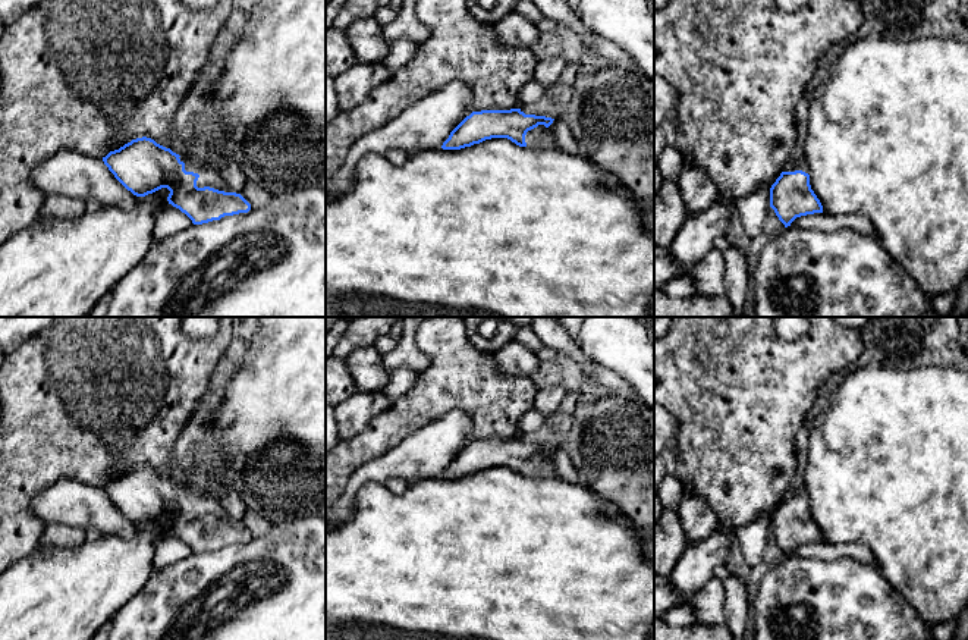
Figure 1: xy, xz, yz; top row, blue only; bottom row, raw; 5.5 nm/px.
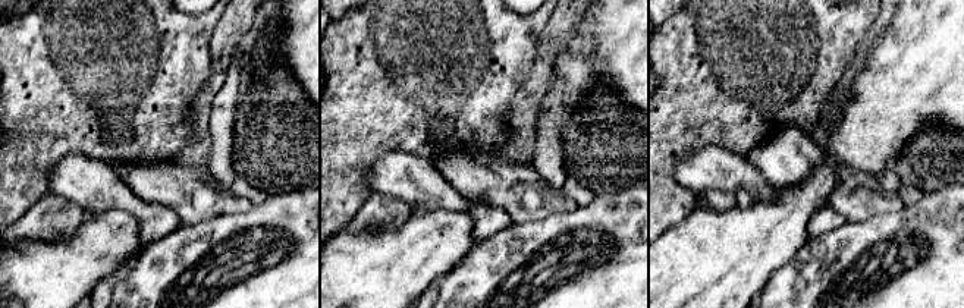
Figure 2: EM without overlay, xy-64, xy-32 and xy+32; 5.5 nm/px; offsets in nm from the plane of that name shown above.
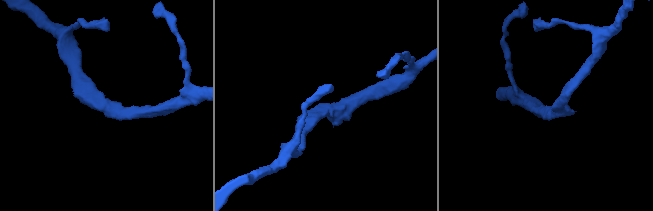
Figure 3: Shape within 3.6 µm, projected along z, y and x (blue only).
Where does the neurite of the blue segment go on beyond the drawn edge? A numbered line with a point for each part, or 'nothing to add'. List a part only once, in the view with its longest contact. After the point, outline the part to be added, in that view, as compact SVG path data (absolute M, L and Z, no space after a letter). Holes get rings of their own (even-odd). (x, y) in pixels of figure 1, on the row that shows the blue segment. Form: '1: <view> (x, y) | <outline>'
1: xy (208, 176) | M180 156L180 161L185 163L186 172L198 173L197 181L198 188L210 186L219 191L229 192L226 182L221 179L220 173L211 167L202 166L199 161Z

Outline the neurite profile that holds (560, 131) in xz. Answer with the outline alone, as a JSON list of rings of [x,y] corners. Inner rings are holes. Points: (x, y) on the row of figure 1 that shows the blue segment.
[[[563,117],[554,119],[547,129],[554,137],[557,148],[572,156],[582,154],[578,141],[573,138],[571,128]]]

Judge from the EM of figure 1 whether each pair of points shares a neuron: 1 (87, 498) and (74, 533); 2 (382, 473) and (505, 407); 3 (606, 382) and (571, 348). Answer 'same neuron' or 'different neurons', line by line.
1: different neurons
2: different neurons
3: same neuron

